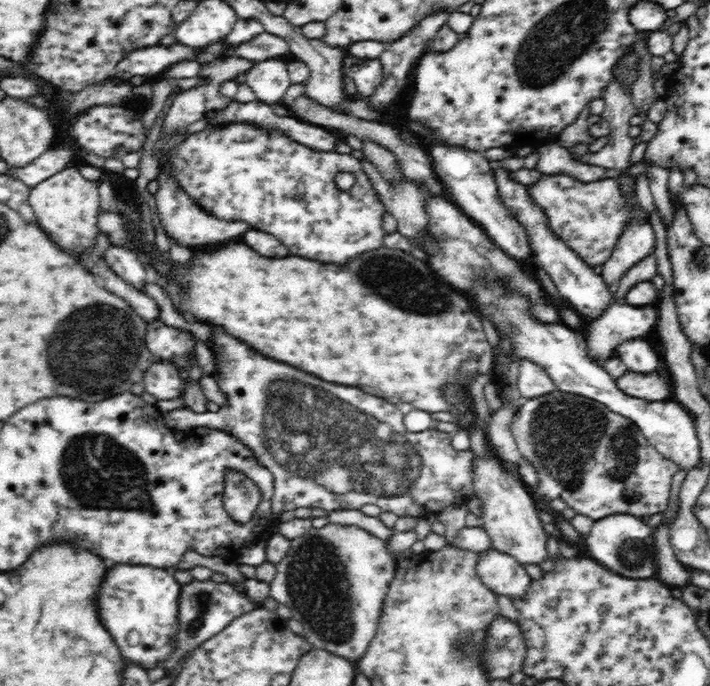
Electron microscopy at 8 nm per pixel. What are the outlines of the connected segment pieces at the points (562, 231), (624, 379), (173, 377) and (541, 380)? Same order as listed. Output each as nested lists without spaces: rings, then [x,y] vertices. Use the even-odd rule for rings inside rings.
[[[543,174],[536,184],[526,186],[534,203],[546,213],[554,234],[592,268],[599,269],[612,256],[622,231],[629,225],[631,206],[615,178],[580,182],[567,174]]]
[[[664,364],[651,374],[626,372],[621,378],[616,379],[616,385],[624,394],[648,402],[669,400],[673,392],[672,378]]]
[[[152,361],[152,364],[143,373],[143,386],[148,394],[157,400],[172,400],[177,398],[183,390],[183,381],[180,379],[177,367],[168,362]]]
[[[520,358],[518,371],[520,376],[518,378],[518,390],[520,394],[527,400],[544,396],[555,392],[556,386],[552,383],[552,379],[546,375],[546,371],[537,364]]]

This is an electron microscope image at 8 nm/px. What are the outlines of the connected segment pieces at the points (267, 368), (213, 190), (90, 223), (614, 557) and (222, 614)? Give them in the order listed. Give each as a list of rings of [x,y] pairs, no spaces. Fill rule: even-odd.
[[[212,330],[210,351],[215,361],[215,370],[210,376],[218,383],[229,405],[219,408],[215,413],[206,410],[202,414],[184,408],[174,409],[163,415],[165,425],[176,430],[199,427],[223,430],[252,450],[258,462],[274,475],[271,506],[275,522],[269,530],[272,534],[278,534],[280,512],[296,508],[324,508],[332,512],[358,510],[364,504],[376,504],[382,513],[392,512],[398,517],[412,516],[419,519],[426,514],[438,514],[452,505],[464,505],[473,496],[471,464],[476,454],[472,449],[454,449],[450,443],[452,434],[437,429],[410,433],[403,423],[404,414],[396,405],[374,396],[366,396],[358,388],[330,384],[314,378],[312,374],[306,374],[304,370],[294,370],[282,362],[264,358],[262,354],[250,350],[248,344],[234,340],[224,330]]]
[[[234,123],[210,125],[199,133],[185,134],[182,142],[166,150],[160,158],[161,162],[173,164],[171,168],[177,183],[210,216],[226,222],[248,222],[252,228],[276,236],[290,250],[290,254],[344,264],[362,252],[384,246],[384,205],[372,181],[364,173],[362,163],[351,154],[317,152],[294,142],[282,131],[260,129],[250,123]],[[338,172],[350,172],[355,176],[355,183],[350,189],[343,191],[336,187],[334,177]]]
[[[70,165],[54,176],[40,182],[36,188],[30,188],[29,203],[35,214],[35,222],[47,234],[48,239],[64,252],[79,257],[90,251],[96,243],[99,228],[96,227],[100,208],[98,183],[84,179],[78,171],[78,165]]]
[[[611,515],[594,521],[590,533],[584,536],[590,556],[610,571],[626,578],[652,579],[656,577],[655,540],[653,529],[633,515]]]
[[[194,579],[192,582],[182,585],[175,649],[170,653],[169,659],[166,660],[166,666],[175,666],[186,652],[192,652],[194,648],[198,649],[199,646],[202,646],[202,642],[220,634],[234,618],[254,610],[258,605],[246,597],[243,592],[240,592],[239,586],[231,585],[229,582],[218,583],[212,579],[200,582]]]

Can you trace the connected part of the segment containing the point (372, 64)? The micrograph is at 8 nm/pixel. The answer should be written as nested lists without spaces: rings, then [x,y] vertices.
[[[348,54],[344,59],[343,74],[352,78],[360,99],[369,97],[384,80],[383,66],[378,58],[366,60]]]

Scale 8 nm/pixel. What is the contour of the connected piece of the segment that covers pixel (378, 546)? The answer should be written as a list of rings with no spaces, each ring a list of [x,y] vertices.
[[[328,523],[322,528],[312,527],[310,530],[306,531],[306,534],[303,534],[298,538],[293,538],[286,556],[284,556],[284,558],[276,564],[276,568],[276,576],[269,584],[269,596],[282,604],[285,604],[291,610],[292,618],[302,623],[303,634],[307,641],[315,648],[327,650],[332,654],[336,654],[336,656],[346,658],[346,660],[358,662],[361,656],[364,656],[371,640],[376,634],[381,612],[383,610],[383,602],[385,601],[385,596],[389,591],[390,583],[393,581],[395,576],[395,560],[386,550],[385,542],[382,539],[370,534],[370,531],[362,529],[362,527],[354,525],[342,526],[339,524]]]

